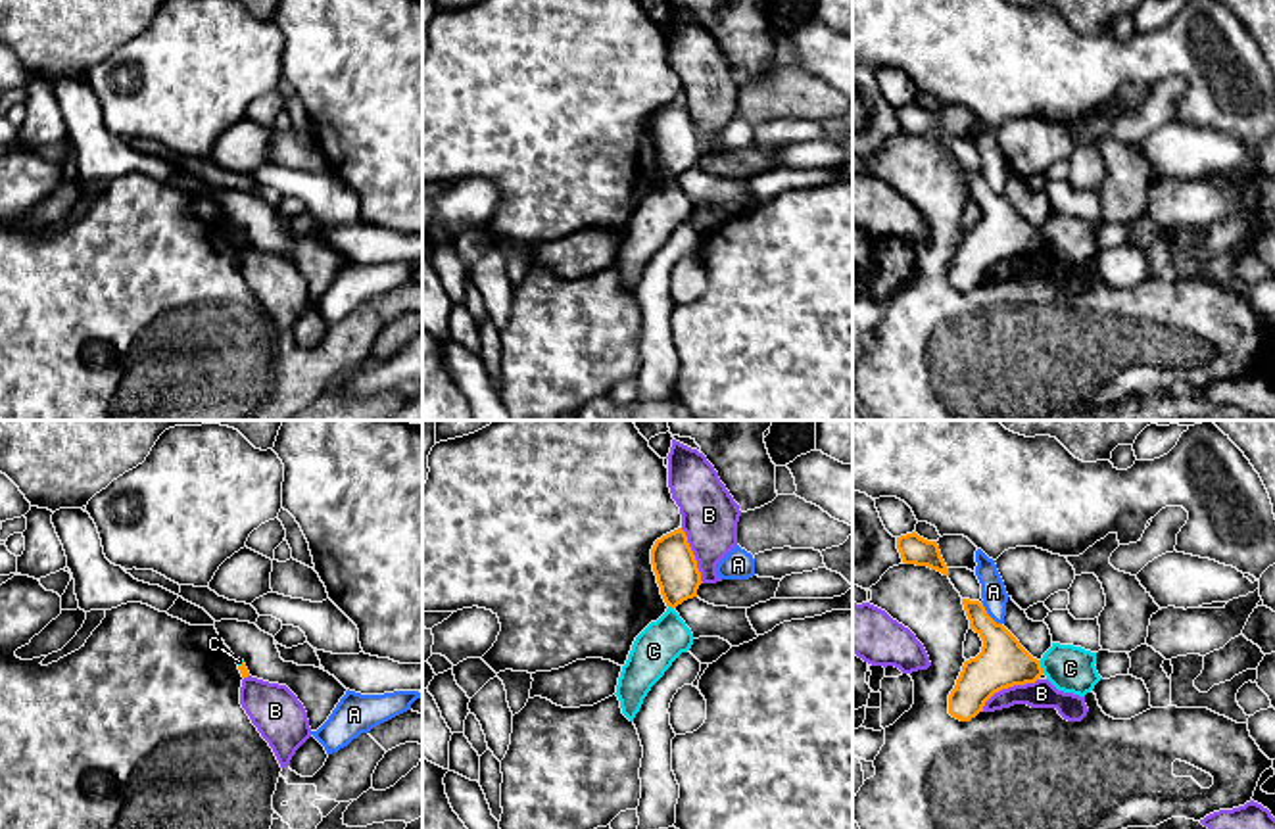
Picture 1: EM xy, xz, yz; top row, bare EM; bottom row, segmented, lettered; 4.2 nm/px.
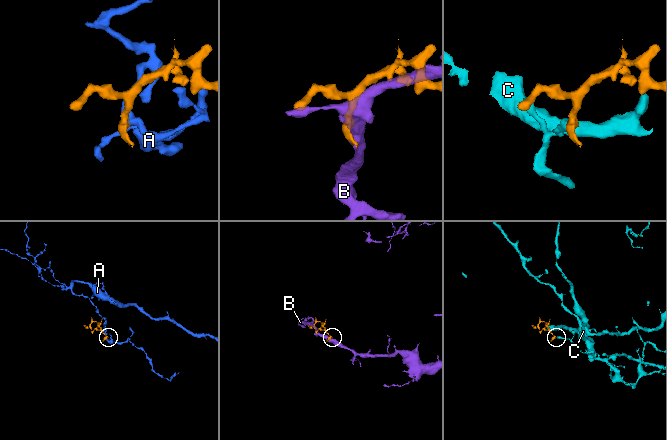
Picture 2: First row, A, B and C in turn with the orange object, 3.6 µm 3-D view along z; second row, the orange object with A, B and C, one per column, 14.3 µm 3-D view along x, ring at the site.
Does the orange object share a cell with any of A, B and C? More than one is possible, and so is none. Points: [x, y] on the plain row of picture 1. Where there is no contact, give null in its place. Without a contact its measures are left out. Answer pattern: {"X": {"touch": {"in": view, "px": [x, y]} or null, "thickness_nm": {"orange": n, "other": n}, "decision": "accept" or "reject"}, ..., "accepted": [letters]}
{"A": {"touch": {"in": "yz", "px": [987, 185]}, "thickness_nm": {"orange": 220, "other": 110}, "decision": "reject"}, "B": {"touch": {"in": "yz", "px": [1007, 258]}, "thickness_nm": {"orange": 220, "other": 120}, "decision": "reject"}, "C": {"touch": {"in": "yz", "px": [1039, 236]}, "thickness_nm": {"orange": 220, "other": 190}, "decision": "reject"}, "accepted": []}

